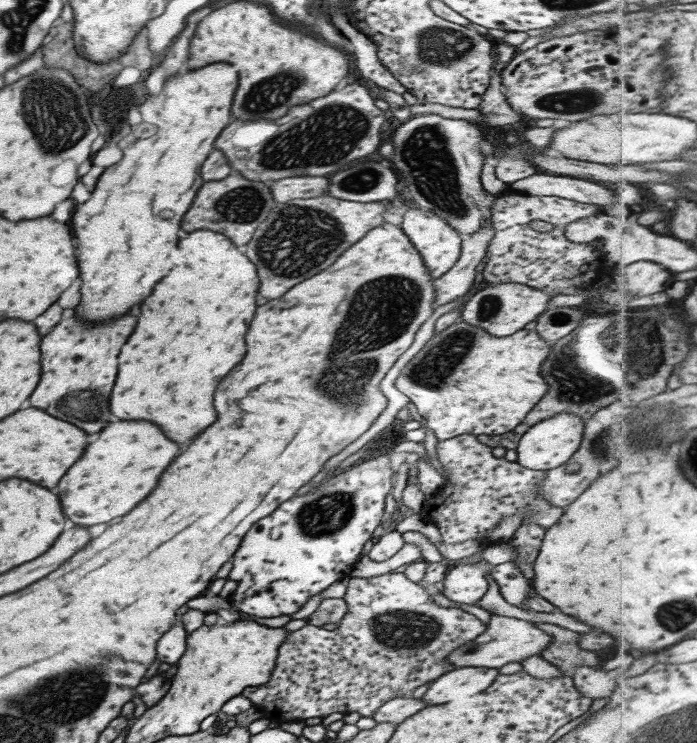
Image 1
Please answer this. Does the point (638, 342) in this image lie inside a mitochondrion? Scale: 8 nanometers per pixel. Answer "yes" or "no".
yes

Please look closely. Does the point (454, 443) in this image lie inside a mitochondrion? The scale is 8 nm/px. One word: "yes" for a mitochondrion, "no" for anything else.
no

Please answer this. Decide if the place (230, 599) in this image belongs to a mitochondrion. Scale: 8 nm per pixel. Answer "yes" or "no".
no

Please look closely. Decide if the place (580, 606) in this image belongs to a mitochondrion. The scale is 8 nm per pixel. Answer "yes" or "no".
no

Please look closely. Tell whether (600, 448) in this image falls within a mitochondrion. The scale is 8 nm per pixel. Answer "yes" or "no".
yes

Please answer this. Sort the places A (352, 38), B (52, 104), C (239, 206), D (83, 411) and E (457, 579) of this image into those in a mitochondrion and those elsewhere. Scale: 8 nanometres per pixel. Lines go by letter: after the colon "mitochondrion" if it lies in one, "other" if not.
A: other
B: mitochondrion
C: mitochondrion
D: mitochondrion
E: other

